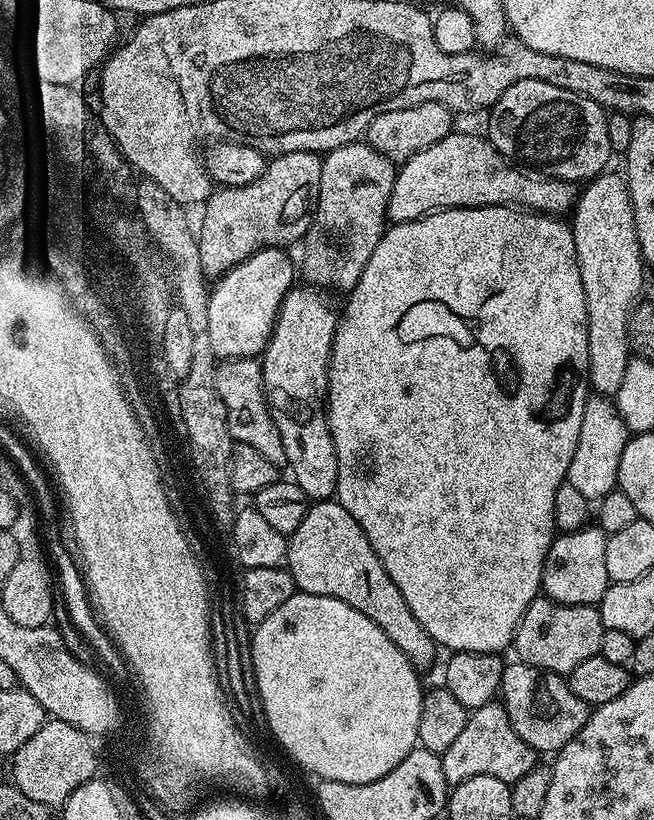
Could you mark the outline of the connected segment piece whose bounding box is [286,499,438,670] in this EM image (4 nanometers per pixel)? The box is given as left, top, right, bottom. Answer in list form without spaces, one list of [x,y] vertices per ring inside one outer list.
[[[335,499],[317,500],[309,507],[306,518],[298,530],[288,537],[287,570],[294,578],[297,589],[306,594],[318,594],[326,598],[338,598],[346,606],[354,606],[358,614],[366,614],[380,627],[382,634],[406,654],[406,658],[417,670],[428,668],[436,660],[438,645],[422,630],[422,622],[410,614],[406,598],[402,598],[398,586],[390,582],[390,574],[382,566],[370,538],[350,518],[350,514]]]

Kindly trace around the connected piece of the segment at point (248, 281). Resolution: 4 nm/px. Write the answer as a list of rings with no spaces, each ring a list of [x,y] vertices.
[[[263,248],[261,252],[255,252],[250,258],[246,258],[238,266],[234,266],[229,270],[229,272],[224,273],[223,276],[219,277],[215,281],[216,284],[212,288],[212,293],[208,296],[208,348],[210,351],[216,355],[216,358],[220,360],[237,360],[243,356],[255,356],[259,357],[264,351],[264,347],[267,346],[269,338],[272,337],[272,327],[276,325],[276,316],[280,313],[280,307],[282,302],[286,298],[286,294],[294,286],[294,281],[292,280],[295,276],[298,276],[298,268],[292,265],[292,260],[288,257],[289,253],[282,248]]]

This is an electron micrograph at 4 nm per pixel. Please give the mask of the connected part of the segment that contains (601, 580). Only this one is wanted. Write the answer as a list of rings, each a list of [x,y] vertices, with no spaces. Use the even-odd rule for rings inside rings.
[[[598,526],[562,532],[553,540],[544,559],[543,595],[558,604],[599,605],[609,586],[606,574],[606,534]]]

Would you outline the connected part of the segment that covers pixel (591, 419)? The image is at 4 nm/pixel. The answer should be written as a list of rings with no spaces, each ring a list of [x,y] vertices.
[[[599,394],[589,397],[583,411],[582,429],[578,436],[574,459],[570,462],[567,483],[577,488],[589,502],[598,502],[606,494],[615,491],[618,462],[630,433],[616,410],[615,403]]]

